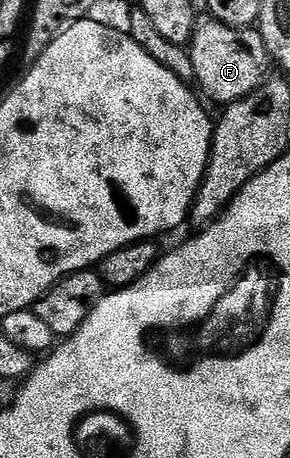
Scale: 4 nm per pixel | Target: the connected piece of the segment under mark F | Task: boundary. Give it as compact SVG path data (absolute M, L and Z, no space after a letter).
M200 18L197 19L194 34L186 45L196 75L195 87L205 97L208 95L214 103L220 104L219 106L227 106L246 98L266 79L264 67L270 64L270 60L259 31L252 30L247 33L248 44L244 44L240 36L243 35L239 28L226 26L221 20Z

